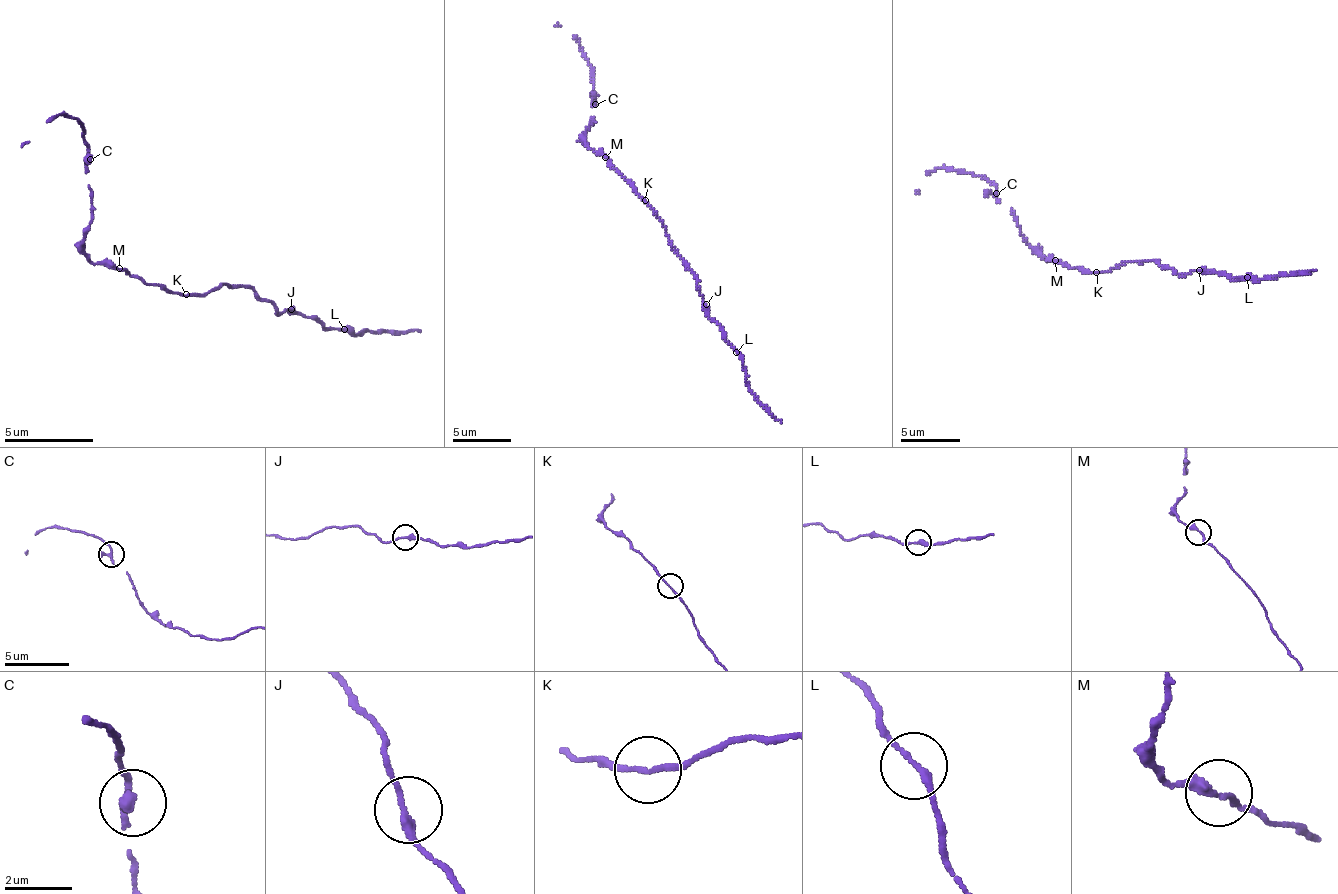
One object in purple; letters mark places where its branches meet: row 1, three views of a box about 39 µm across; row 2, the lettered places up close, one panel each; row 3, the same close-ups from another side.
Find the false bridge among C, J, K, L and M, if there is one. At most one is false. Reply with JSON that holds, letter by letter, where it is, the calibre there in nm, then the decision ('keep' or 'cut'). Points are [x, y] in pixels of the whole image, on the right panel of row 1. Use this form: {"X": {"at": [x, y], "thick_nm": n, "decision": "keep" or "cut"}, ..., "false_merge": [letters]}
{"C": {"at": [996, 193], "thick_nm": 340, "decision": "keep"}, "J": {"at": [1199, 270], "thick_nm": 240, "decision": "keep"}, "K": {"at": [1096, 272], "thick_nm": 130, "decision": "keep"}, "L": {"at": [1247, 277], "thick_nm": 240, "decision": "cut"}, "M": {"at": [1055, 260], "thick_nm": 240, "decision": "keep"}, "false_merge": ["L"]}

